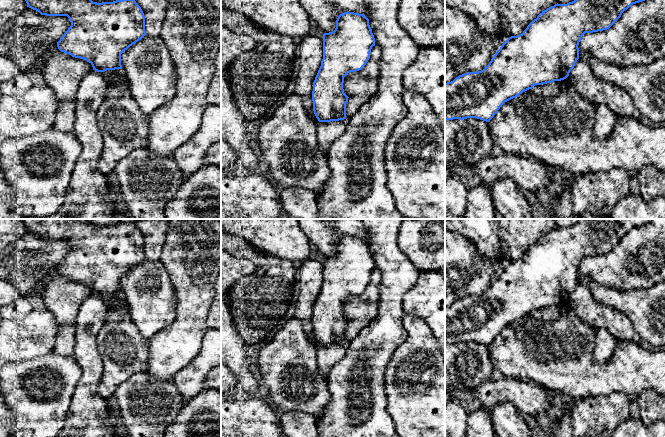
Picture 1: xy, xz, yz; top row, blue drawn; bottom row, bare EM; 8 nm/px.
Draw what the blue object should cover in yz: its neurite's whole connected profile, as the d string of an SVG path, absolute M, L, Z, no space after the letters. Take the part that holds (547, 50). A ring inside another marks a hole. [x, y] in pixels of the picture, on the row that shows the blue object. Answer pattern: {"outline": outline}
{"outline": "M574 0L542 11L522 34L509 37L481 71L468 72L445 83L445 120L477 118L489 122L507 101L535 85L561 81L569 76L579 59L579 42L585 33L609 29L631 5L645 0Z"}

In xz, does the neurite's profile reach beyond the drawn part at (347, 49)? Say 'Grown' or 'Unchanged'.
Unchanged

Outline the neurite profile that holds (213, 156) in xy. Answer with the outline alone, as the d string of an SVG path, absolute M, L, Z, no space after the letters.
M221 141L210 147L204 158L204 165L215 165L221 167Z

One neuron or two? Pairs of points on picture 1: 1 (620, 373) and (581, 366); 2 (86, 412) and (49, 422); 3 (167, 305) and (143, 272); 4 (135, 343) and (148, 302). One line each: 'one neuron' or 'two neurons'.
1: one neuron
2: two neurons
3: one neuron
4: two neurons

